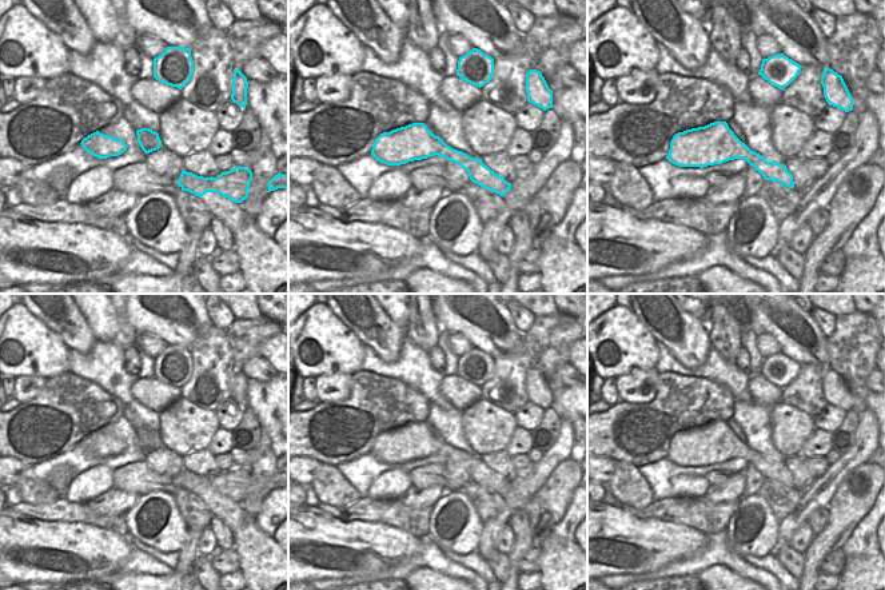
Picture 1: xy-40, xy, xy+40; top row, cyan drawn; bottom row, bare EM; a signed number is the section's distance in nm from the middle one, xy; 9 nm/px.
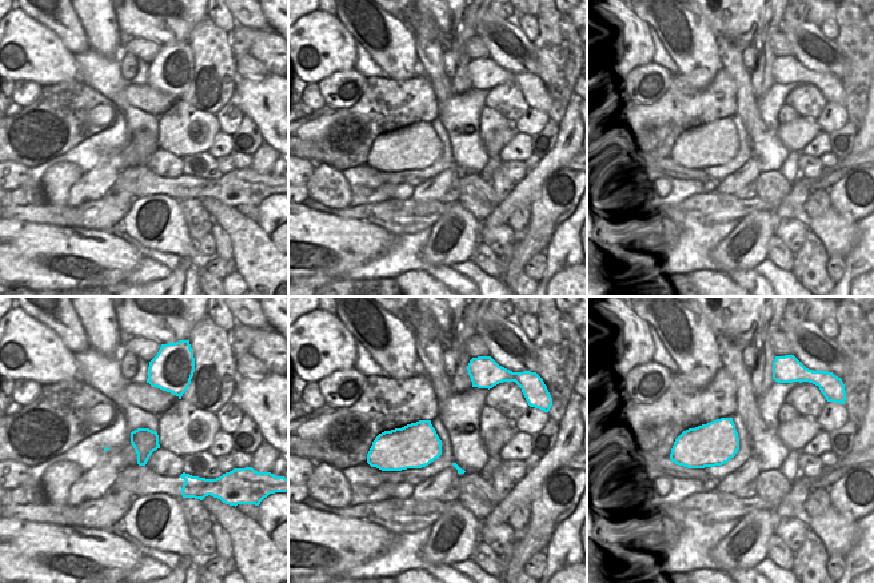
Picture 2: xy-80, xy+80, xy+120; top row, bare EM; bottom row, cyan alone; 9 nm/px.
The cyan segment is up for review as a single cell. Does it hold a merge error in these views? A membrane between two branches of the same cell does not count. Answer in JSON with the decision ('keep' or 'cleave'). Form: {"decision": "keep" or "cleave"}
{"decision": "keep"}

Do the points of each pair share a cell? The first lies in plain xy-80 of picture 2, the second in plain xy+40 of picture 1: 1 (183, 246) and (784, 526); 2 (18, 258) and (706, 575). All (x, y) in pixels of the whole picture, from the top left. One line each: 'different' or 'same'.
1: different
2: different

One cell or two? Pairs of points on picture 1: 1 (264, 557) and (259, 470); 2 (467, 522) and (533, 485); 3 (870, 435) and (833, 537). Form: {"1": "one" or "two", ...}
{"1": "two", "2": "two", "3": "two"}

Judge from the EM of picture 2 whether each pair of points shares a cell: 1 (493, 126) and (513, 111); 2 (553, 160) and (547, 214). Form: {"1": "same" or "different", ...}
{"1": "different", "2": "different"}

